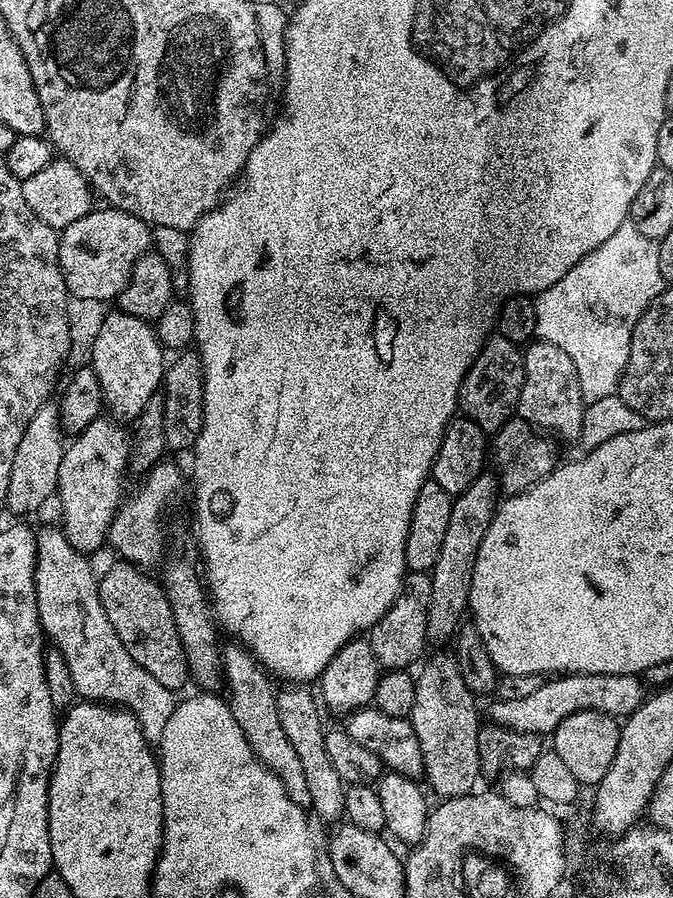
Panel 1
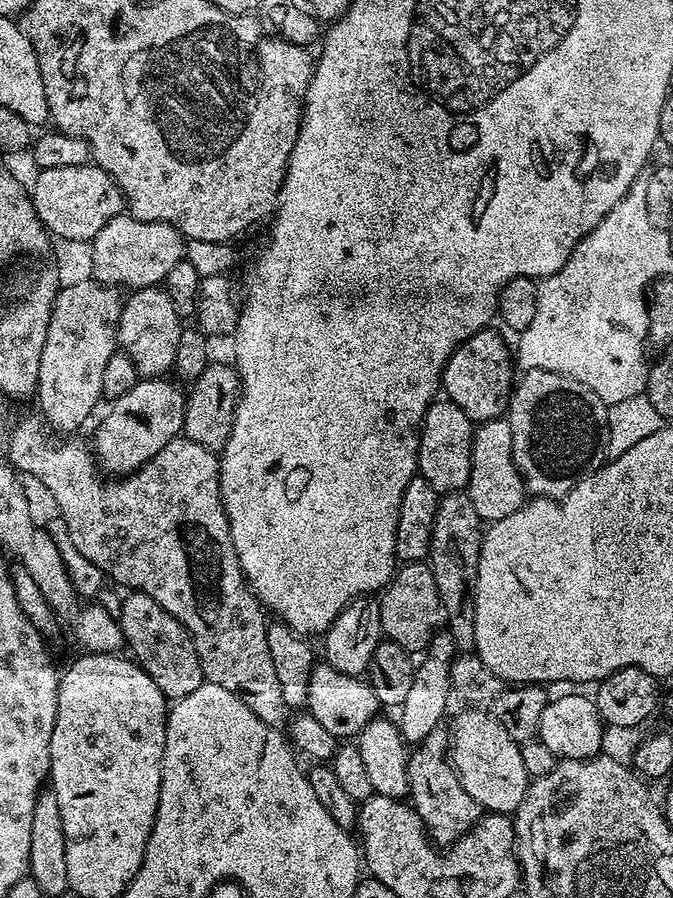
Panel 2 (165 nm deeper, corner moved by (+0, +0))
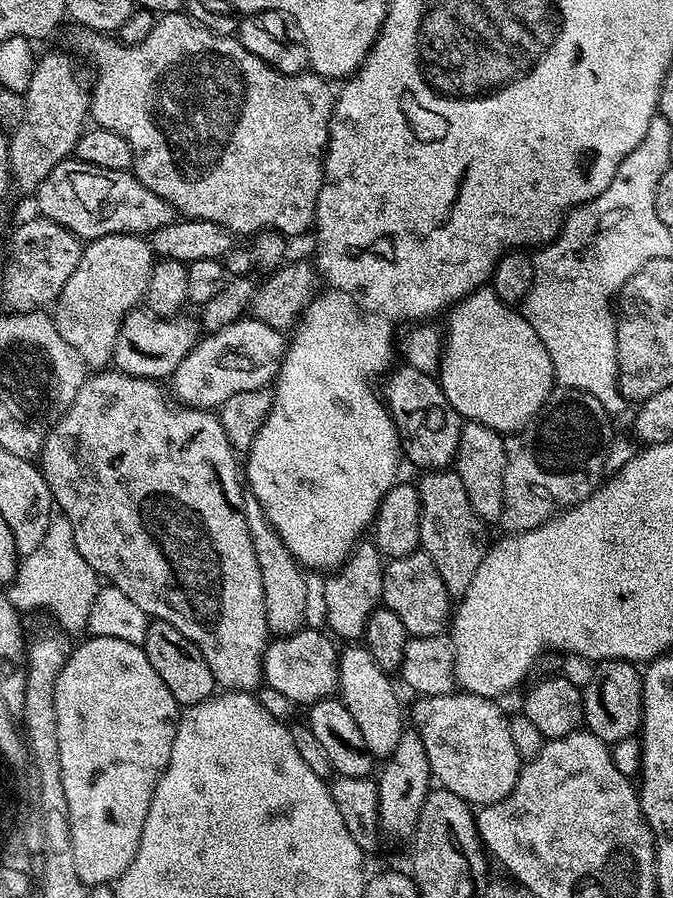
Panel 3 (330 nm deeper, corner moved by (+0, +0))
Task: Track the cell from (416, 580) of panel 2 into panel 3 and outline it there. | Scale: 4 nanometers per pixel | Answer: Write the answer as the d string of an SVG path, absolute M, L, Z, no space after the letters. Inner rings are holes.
M422 550L385 563L382 604L398 614L409 637L441 635L449 627L454 612L453 597L446 590L446 582L442 582L442 574L438 574L438 566Z

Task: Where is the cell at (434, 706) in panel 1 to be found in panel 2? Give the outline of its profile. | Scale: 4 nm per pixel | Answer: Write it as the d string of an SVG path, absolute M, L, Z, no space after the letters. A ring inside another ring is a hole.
M441 726L430 730L408 757L408 796L413 810L422 818L433 844L447 846L465 836L480 821L480 804L466 792L449 755L449 729Z

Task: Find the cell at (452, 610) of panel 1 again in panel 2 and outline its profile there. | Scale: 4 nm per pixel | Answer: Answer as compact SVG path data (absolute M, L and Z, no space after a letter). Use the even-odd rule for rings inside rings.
M447 630L437 631L432 637L422 659L416 664L414 670L414 682L410 685L406 702L402 702L398 709L398 723L400 733L405 744L409 746L419 746L430 734L430 730L441 727L444 711L448 708L448 699L453 699L452 683L450 682L450 670L452 662L458 655L458 649L454 638Z

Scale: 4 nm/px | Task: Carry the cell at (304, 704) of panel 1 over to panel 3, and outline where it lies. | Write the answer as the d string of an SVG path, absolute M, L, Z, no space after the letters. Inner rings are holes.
M250 494L244 498L244 517L250 534L250 546L254 546L254 558L258 558L258 571L262 574L262 598L266 602L266 622L273 637L291 636L305 627L306 582L305 569L290 554L286 542L274 530L266 518L264 507Z

